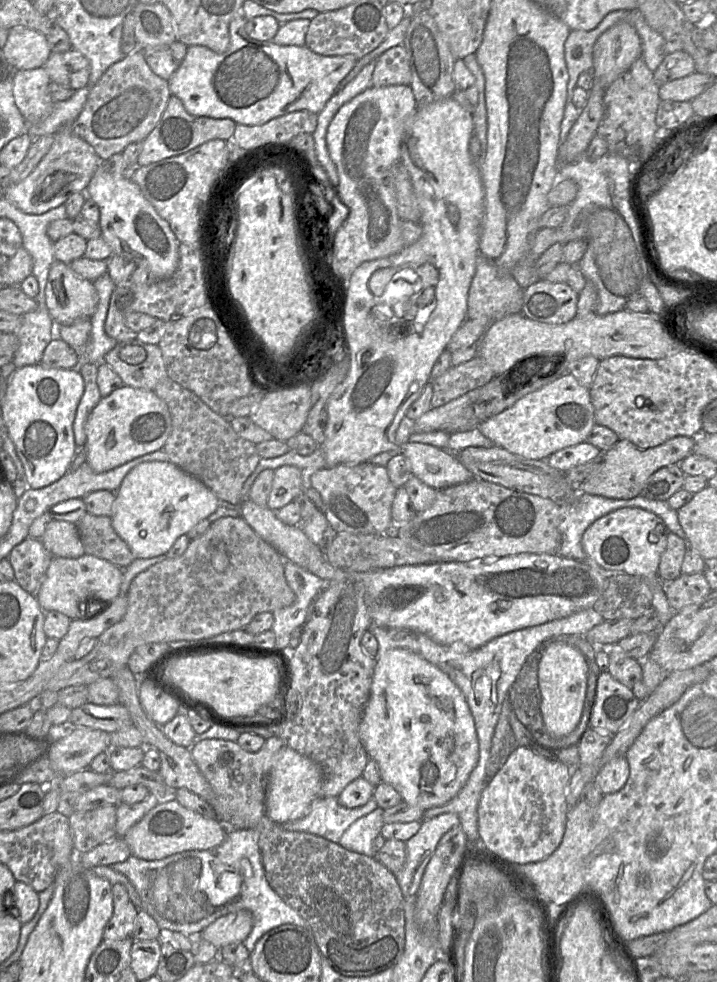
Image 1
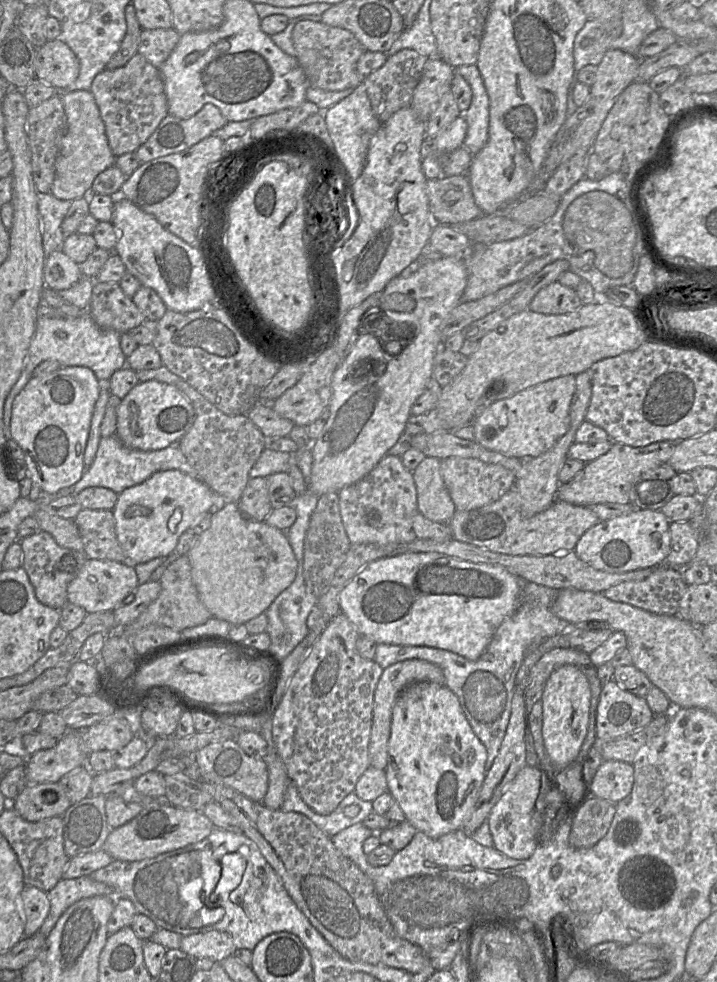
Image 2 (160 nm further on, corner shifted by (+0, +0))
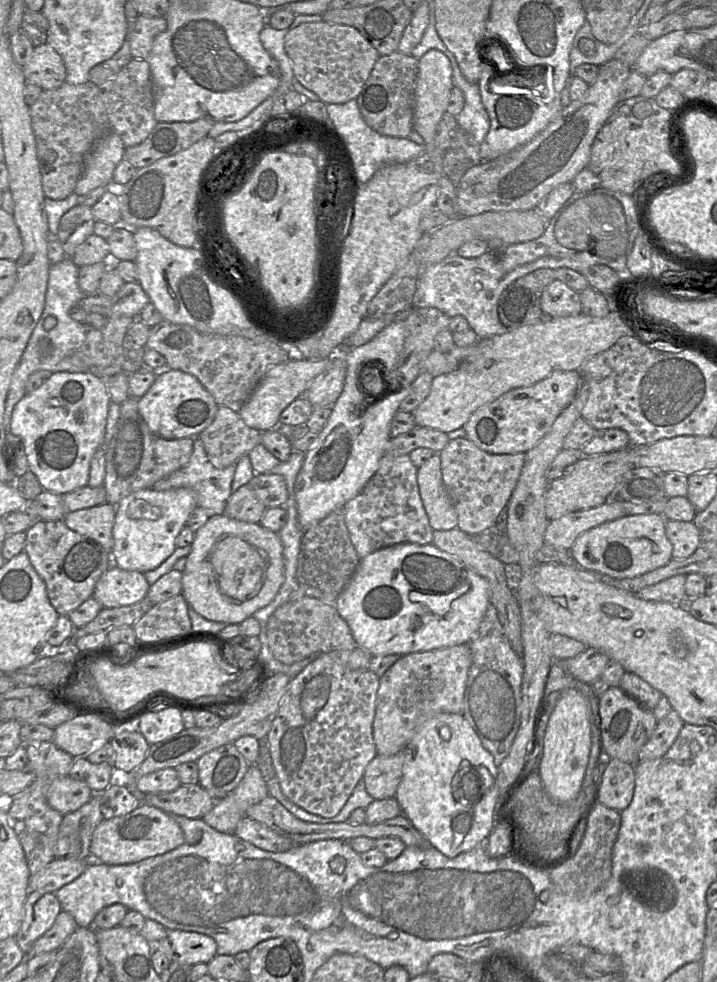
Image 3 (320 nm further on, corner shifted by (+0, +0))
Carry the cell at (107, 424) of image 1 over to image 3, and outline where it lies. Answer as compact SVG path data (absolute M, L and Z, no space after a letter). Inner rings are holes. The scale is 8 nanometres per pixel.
M165 368L156 373L154 383L138 400L138 409L152 433L172 440L197 437L214 420L218 405L195 376Z

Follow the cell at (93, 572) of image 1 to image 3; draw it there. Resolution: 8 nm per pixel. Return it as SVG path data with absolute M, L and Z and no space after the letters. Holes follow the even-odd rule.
M112 564L97 581L92 597L103 608L118 608L143 600L149 587L144 573Z

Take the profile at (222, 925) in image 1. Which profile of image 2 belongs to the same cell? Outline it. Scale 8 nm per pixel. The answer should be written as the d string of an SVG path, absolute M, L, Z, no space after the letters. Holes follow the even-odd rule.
M220 931L184 936L179 949L194 958L209 958L215 962L222 962L236 950L231 936Z

